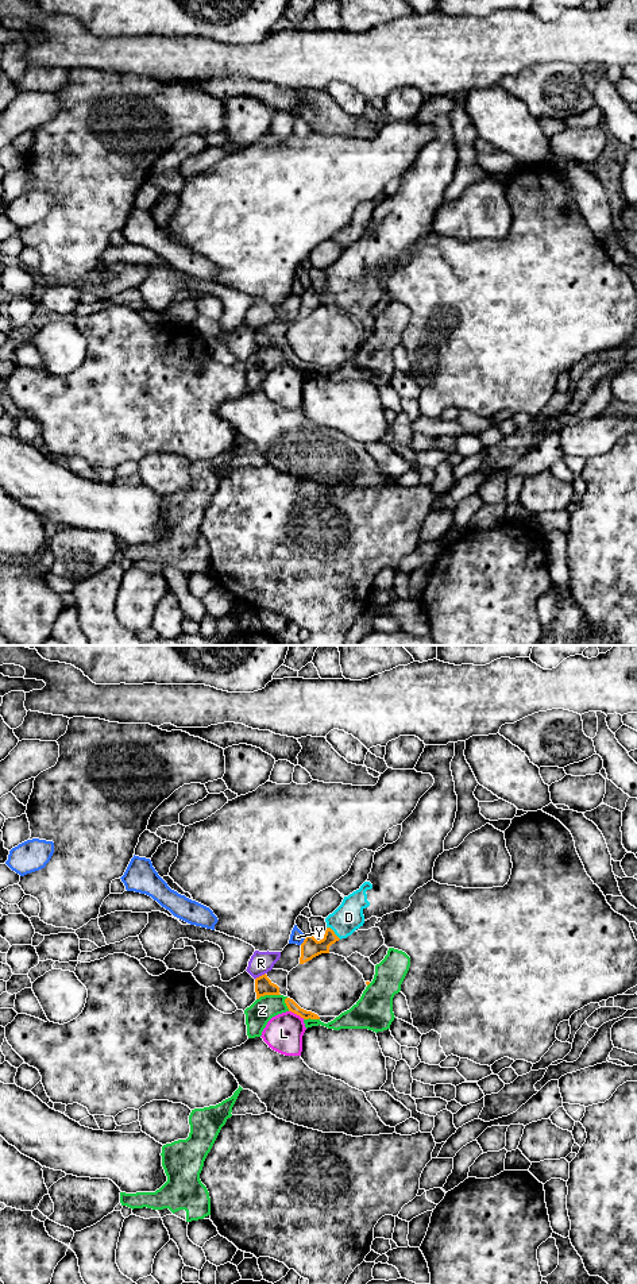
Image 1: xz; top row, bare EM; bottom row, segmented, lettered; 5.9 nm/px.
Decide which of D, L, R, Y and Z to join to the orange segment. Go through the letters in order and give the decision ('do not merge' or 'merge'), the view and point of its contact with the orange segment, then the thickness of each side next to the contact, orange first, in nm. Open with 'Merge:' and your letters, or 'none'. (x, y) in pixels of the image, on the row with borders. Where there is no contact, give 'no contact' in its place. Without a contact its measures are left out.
Merge: D
D: merge; contact xz (334, 932); calibres 120 and 170 nm
L: do not merge; contact xz (297, 1014); calibres 60 and 220 nm
R: do not merge; contact xz (259, 976); calibres 110 and 140 nm
Y: do not merge; contact xz (304, 940); calibres 120 and 80 nm
Z: do not merge; contact xz (267, 994); calibres 110 and 150 nm

